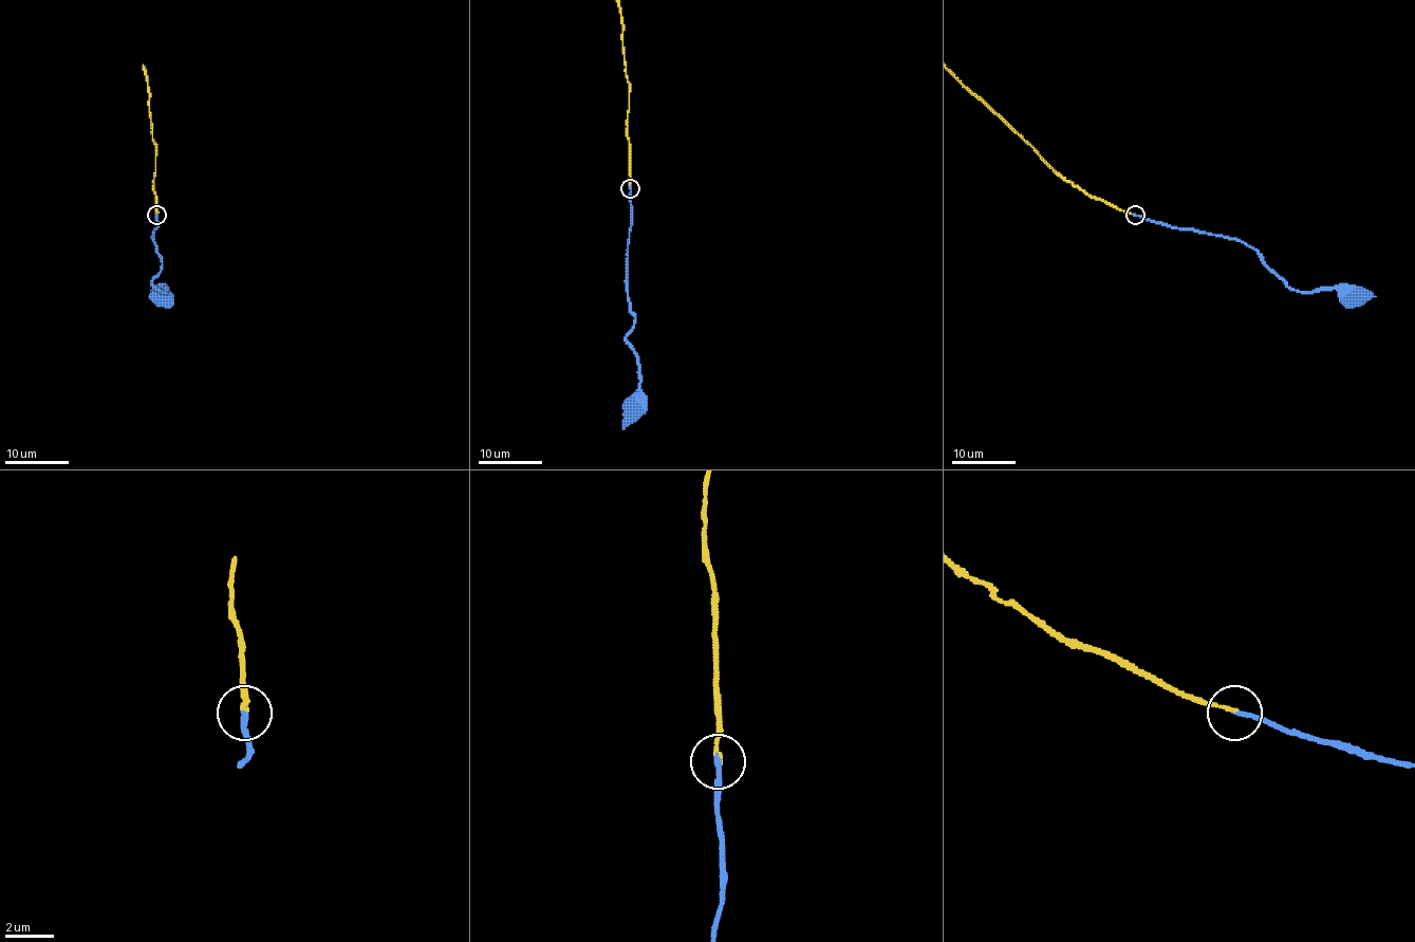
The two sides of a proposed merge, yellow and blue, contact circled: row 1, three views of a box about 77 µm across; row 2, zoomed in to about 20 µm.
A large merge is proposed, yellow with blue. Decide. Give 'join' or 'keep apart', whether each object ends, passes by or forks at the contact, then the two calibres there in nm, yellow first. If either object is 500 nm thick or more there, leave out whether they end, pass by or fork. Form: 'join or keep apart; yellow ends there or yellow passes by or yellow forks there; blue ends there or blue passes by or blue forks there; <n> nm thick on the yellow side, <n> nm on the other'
join; yellow ends there; blue ends there; 140 nm thick on the yellow side, 220 nm on the other

